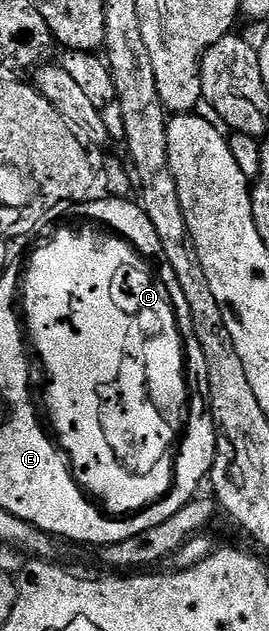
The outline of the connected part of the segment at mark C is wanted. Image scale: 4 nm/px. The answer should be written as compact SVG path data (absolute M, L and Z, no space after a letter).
M90 216L86 222L81 230L63 228L50 244L46 244L46 248L41 248L33 256L30 270L22 276L22 314L26 319L26 330L30 335L31 345L34 350L36 345L36 350L44 361L44 370L48 373L48 414L52 417L51 429L65 455L70 459L77 482L86 488L89 495L97 499L104 498L103 505L113 515L124 516L120 514L128 514L131 510L143 511L159 502L173 489L174 451L184 439L183 433L188 426L188 415L198 405L196 393L200 393L200 396L208 393L208 369L206 356L203 353L190 354L190 338L182 326L176 292L172 290L172 284L166 280L164 272L164 268L170 266L170 260L165 260L160 266L154 260L156 252L144 250L142 240L132 238L130 228L126 230L118 228L116 224L106 224L98 216Z

